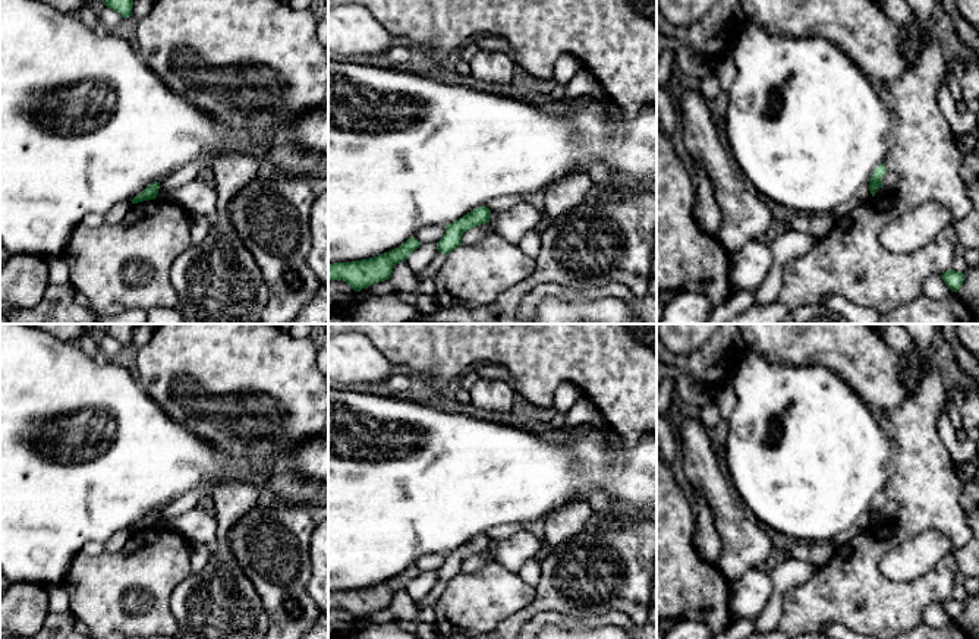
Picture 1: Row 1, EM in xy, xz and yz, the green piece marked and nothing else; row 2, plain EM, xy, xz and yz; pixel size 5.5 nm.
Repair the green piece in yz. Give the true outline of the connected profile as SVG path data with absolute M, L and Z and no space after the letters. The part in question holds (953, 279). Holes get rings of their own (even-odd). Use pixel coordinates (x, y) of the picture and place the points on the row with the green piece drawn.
M954 270L945 271L944 274L941 274L941 277L945 284L951 289L951 292L957 292L964 280L964 274Z

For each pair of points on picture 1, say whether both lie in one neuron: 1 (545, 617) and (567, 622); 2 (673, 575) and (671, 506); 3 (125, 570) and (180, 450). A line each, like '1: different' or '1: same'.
1: same
2: same
3: different

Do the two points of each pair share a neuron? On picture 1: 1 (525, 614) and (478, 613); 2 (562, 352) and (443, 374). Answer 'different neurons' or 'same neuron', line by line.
1: different neurons
2: same neuron

